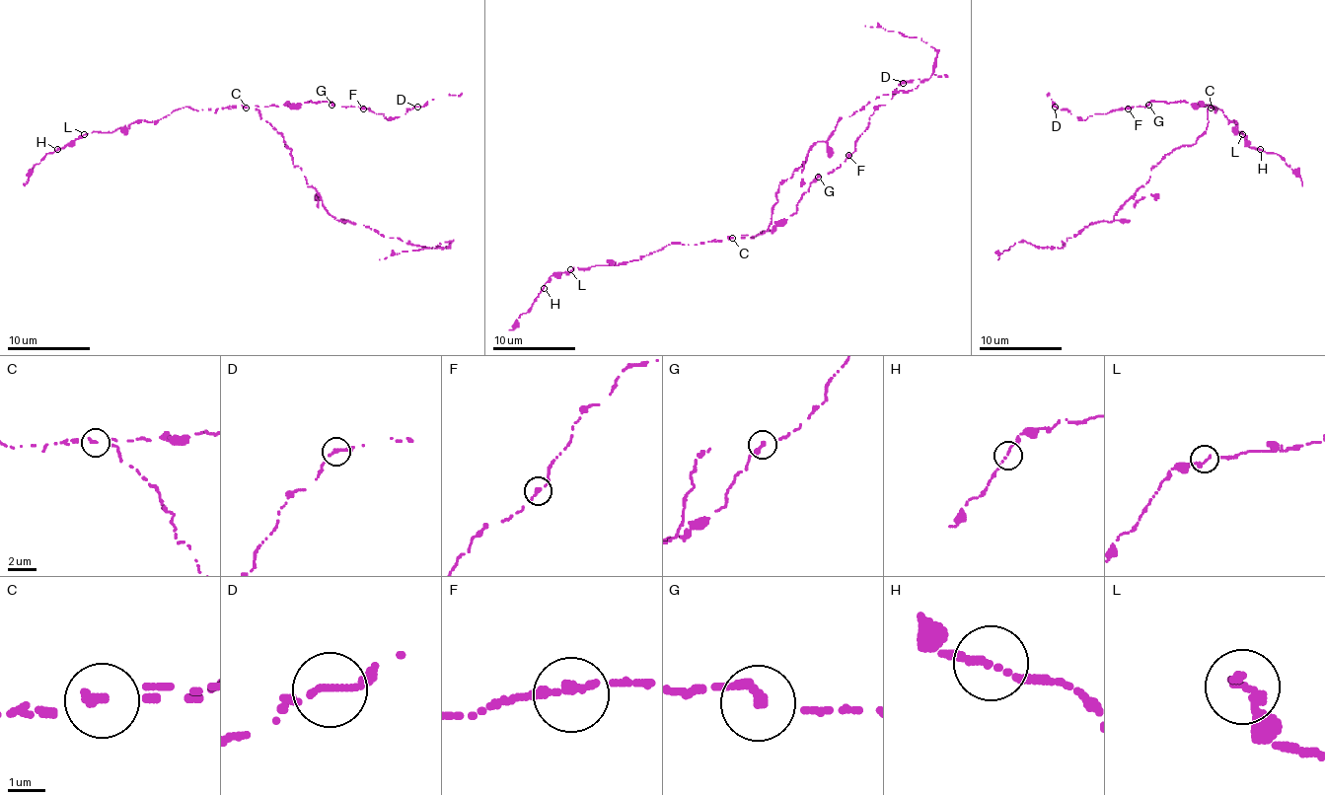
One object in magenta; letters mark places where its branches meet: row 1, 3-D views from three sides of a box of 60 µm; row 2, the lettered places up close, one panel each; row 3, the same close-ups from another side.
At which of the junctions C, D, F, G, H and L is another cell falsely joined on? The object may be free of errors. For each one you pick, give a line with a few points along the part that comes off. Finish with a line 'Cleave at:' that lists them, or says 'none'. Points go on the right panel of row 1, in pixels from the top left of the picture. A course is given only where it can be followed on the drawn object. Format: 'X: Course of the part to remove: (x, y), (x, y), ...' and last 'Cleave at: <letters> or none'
C: Course of the part to remove: (1211, 107), (1194, 144), (1152, 168), (1111, 221), (1092, 221), (1061, 249), (1025, 243), (998, 258)
Cleave at: C

